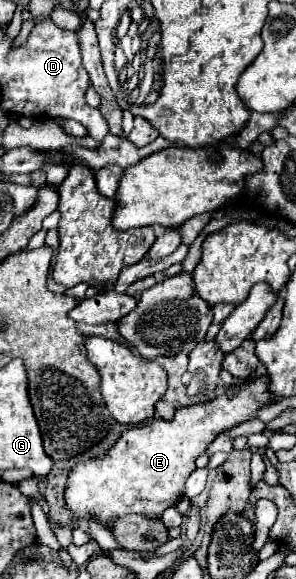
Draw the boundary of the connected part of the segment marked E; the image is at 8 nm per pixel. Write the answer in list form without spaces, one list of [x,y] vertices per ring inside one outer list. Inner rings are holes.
[[[262,376],[262,378],[256,378],[252,382],[246,382],[244,386],[230,388],[226,394],[216,396],[214,400],[210,400],[206,404],[196,404],[196,406],[190,406],[190,408],[178,408],[176,418],[172,422],[154,420],[150,424],[124,430],[122,436],[116,440],[116,444],[104,456],[90,458],[86,462],[78,462],[70,470],[66,490],[64,490],[66,508],[72,512],[76,522],[94,520],[104,528],[112,526],[114,520],[128,516],[128,514],[144,514],[144,516],[160,518],[166,508],[174,506],[178,502],[178,498],[182,498],[184,480],[194,470],[194,460],[206,450],[206,446],[220,432],[226,432],[226,430],[254,418],[256,410],[264,404],[268,404],[268,386],[264,386],[264,376]]]

